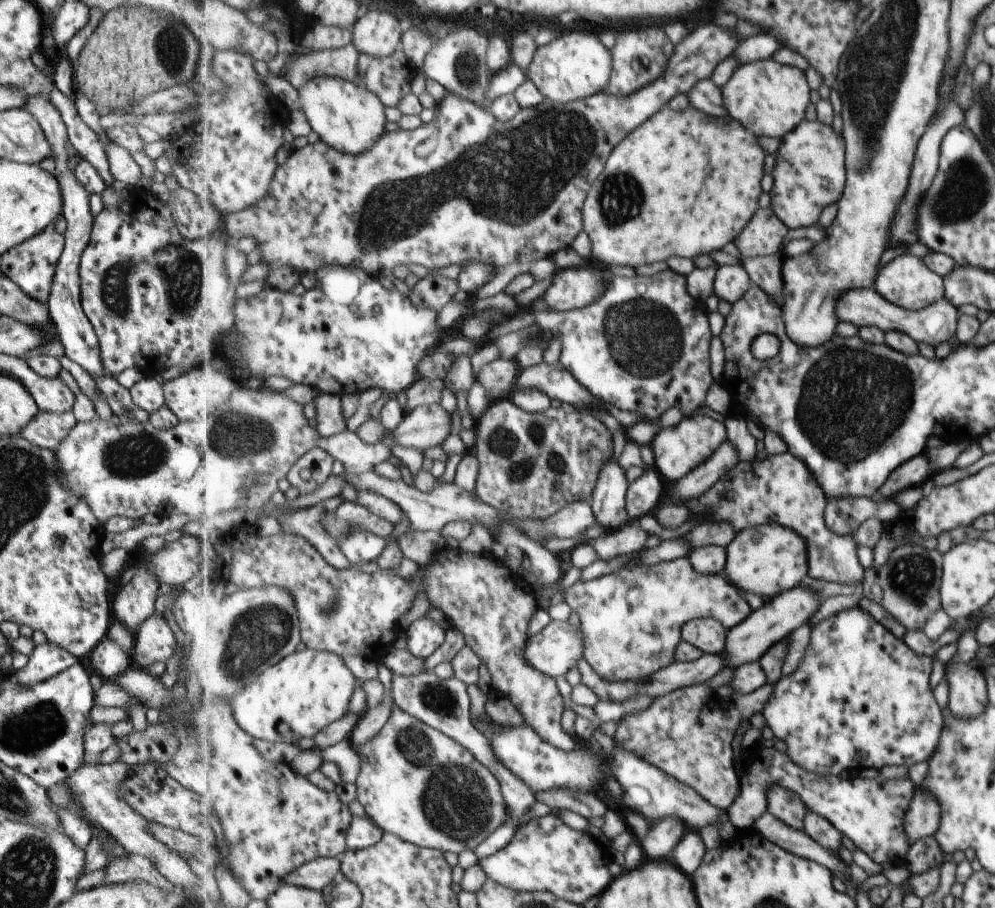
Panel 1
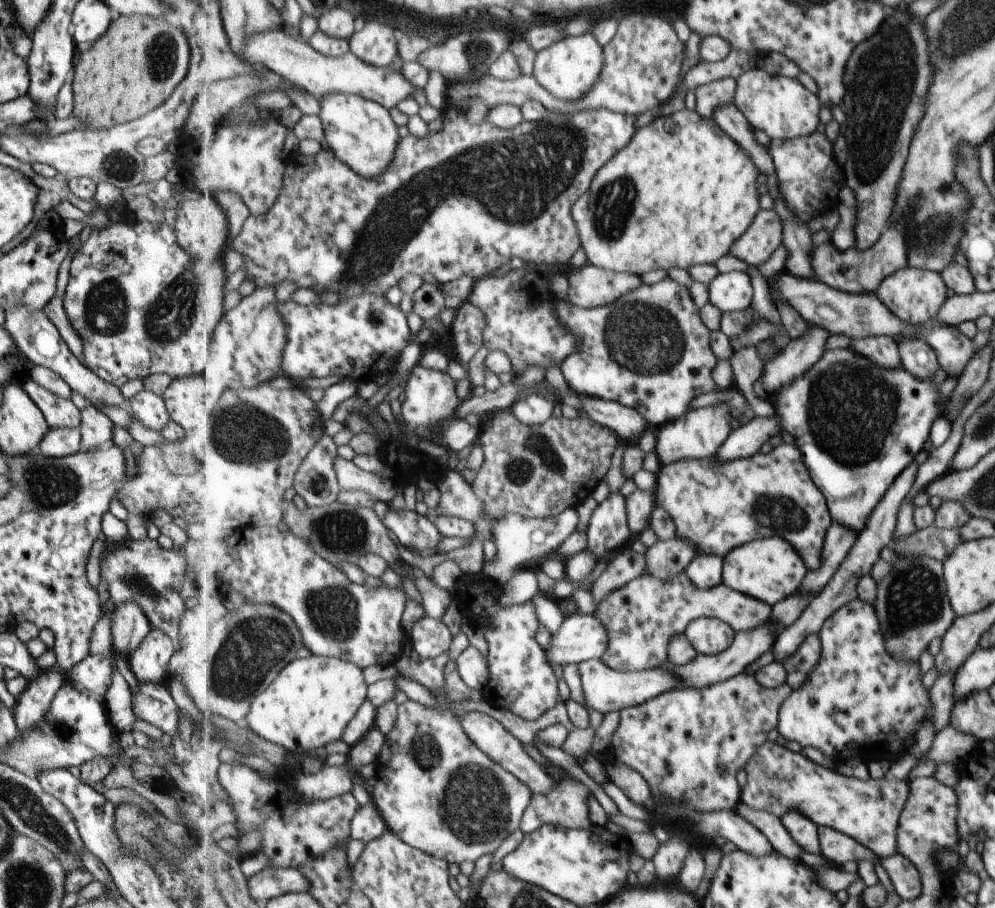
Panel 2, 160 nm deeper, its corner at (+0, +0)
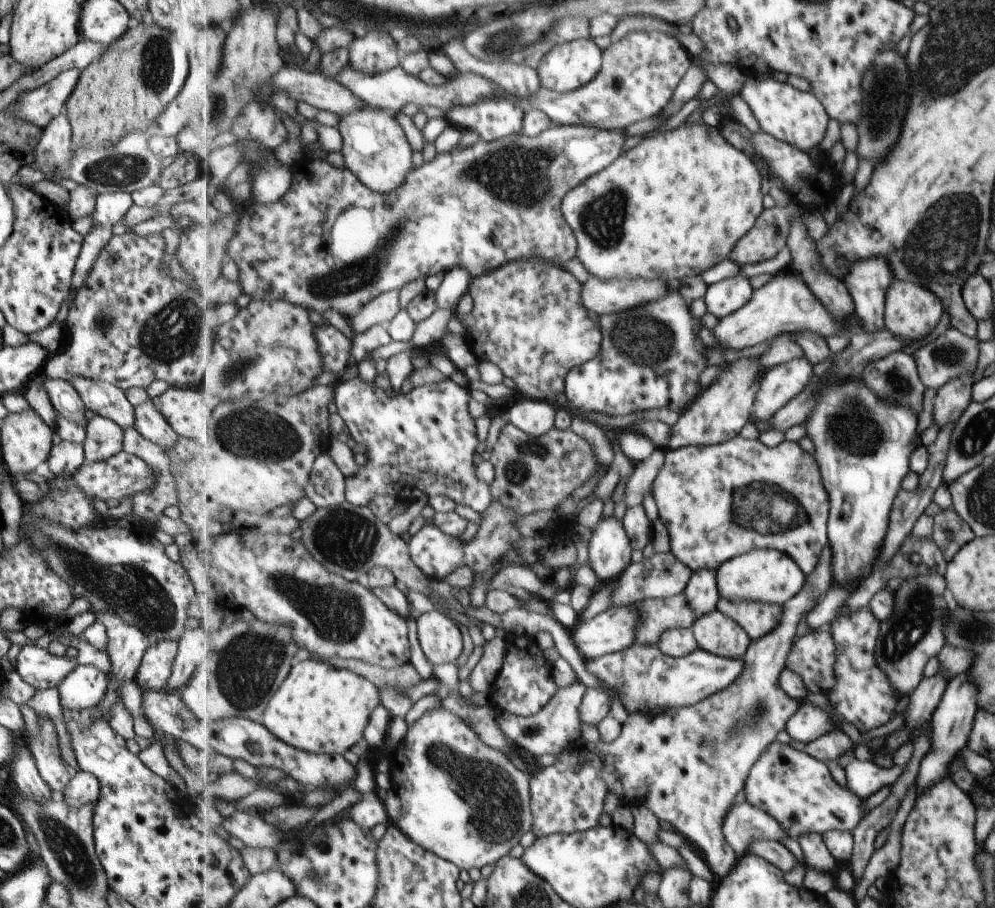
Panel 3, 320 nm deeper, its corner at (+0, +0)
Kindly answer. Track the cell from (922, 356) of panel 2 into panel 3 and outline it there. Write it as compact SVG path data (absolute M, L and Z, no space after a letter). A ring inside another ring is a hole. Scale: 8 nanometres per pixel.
M949 327L937 339L916 350L911 356L916 364L916 371L924 387L937 390L948 380L957 378L962 374L971 375L978 361L977 337L969 338L956 328Z

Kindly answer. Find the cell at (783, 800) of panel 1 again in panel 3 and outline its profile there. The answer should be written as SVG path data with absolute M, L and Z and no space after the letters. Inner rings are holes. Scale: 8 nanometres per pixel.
M810 833L802 835L797 841L801 846L807 868L813 868L822 873L833 873L837 866L837 859L831 854L821 835Z

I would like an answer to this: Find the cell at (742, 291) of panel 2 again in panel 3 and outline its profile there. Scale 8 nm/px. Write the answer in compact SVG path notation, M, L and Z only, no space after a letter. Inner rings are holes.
M743 274L707 286L705 294L708 312L717 319L725 319L743 308L756 290Z

